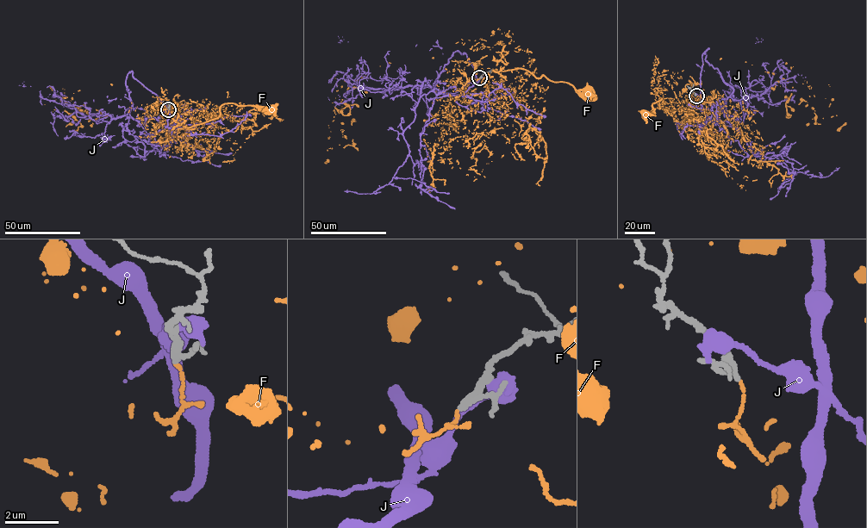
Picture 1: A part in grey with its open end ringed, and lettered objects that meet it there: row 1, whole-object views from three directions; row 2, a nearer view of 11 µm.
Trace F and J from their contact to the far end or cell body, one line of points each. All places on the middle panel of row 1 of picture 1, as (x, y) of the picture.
F: (479, 78), (488, 83), (491, 77), (507, 99), (516, 92), (527, 96), (531, 84), (543, 75), (589, 94)
J: (481, 76), (461, 94), (425, 94), (403, 132), (409, 152), (394, 177), (410, 177), (449, 193)

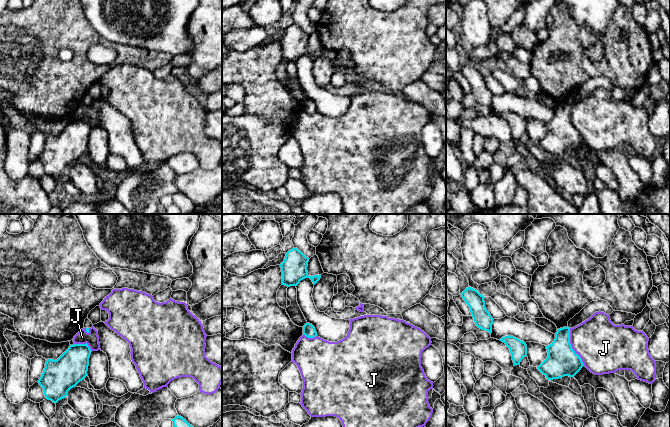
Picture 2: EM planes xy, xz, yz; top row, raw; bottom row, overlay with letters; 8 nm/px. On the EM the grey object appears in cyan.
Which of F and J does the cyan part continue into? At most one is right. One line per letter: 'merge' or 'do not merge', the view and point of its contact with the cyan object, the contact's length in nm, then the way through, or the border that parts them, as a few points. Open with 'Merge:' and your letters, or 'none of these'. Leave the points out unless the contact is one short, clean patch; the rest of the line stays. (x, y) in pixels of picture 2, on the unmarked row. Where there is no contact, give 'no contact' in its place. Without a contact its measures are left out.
Merge: none of these
F: do not merge; no contact
J: do not merge; contact yz (571, 122); length 320 nm; border yz (569, 104), (571, 124), (584, 140)

